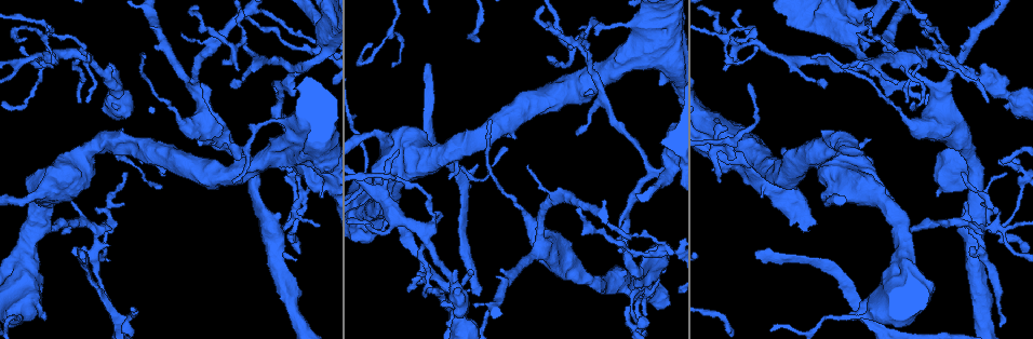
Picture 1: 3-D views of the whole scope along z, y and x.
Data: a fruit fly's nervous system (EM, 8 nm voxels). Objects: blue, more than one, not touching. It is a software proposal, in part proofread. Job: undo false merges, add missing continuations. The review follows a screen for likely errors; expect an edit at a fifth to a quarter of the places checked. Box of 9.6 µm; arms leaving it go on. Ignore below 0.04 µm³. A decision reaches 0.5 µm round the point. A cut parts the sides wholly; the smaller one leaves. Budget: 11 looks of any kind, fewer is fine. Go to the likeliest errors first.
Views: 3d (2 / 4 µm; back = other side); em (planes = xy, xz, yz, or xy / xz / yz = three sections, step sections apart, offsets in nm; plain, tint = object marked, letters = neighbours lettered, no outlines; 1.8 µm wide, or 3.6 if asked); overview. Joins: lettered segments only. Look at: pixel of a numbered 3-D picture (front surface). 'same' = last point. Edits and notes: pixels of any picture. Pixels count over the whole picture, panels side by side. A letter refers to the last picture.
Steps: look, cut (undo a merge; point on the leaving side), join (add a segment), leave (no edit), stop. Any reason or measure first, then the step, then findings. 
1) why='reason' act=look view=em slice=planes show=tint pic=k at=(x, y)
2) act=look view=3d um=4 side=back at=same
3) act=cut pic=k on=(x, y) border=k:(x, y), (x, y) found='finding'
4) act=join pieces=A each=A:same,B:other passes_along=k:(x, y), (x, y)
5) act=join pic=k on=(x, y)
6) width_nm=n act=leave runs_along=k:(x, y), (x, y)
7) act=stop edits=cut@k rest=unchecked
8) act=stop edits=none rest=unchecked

why='long arm stops here' act=look view=em slice=xy step=16 show=tint pic=1 at=(85, 257)

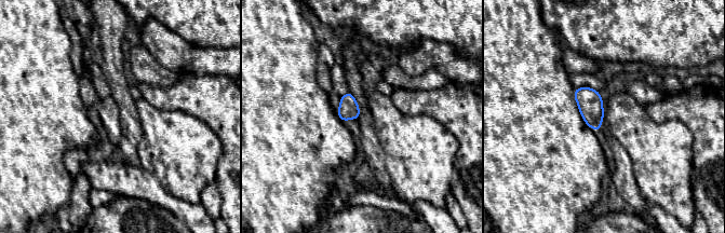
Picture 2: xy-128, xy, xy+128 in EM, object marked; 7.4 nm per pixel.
act=look view=em slice=planes show=letters at=same

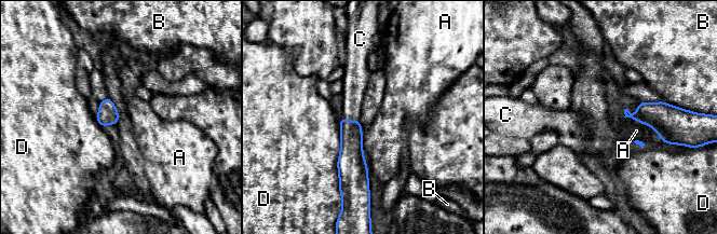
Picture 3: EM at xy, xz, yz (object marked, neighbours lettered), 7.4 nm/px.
act=join pieces=C each=A:other,B:other,C:same,D:other passes_along=3:(351, 154), (350, 121), (354, 88) found='it goes on there'

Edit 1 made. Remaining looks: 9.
why='a fork' act=look view=3d um=4 pic=1 at=(302, 197)

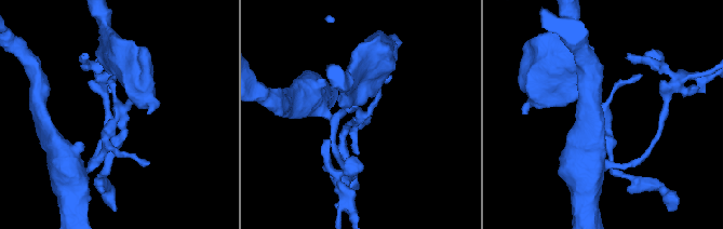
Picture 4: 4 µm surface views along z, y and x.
act=look view=em slice=xy step=8 show=tint pic=4 at=(361, 115)

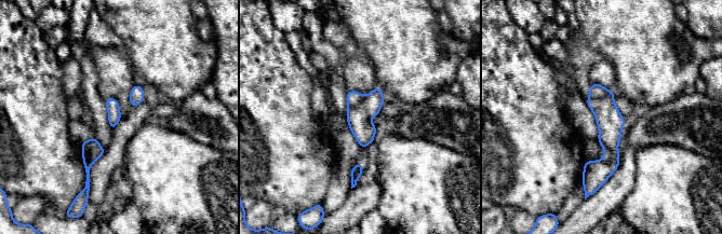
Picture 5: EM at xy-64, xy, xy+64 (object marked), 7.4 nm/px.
act=look view=em slice=xz step=16 show=letters at=same

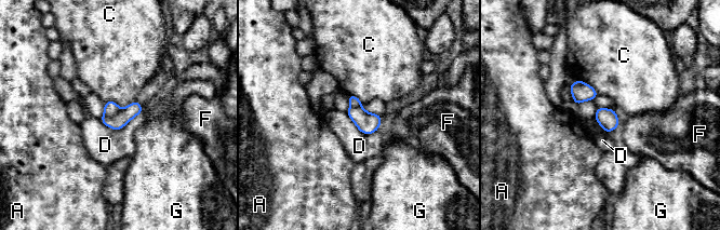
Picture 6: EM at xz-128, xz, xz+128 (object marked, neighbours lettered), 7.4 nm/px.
width_nm=140 act=cut pic=6 on=(118, 121) each=A:other,C:other,D:other,F:other,G:other border=6:(119, 108), (111, 116), (104, 114) found='a second cell is stuck on'

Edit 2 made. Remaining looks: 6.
why='redraw' act=look view=overview

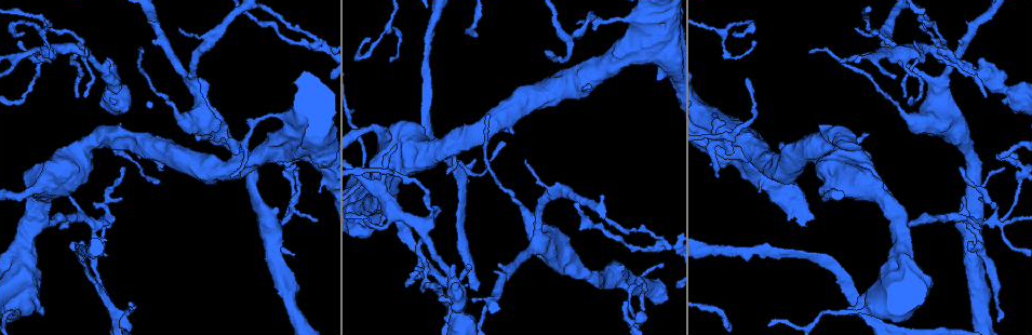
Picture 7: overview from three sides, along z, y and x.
why='thin neck' act=look view=em um=3.6 slice=planes show=letters pic=7 at=(1004, 90)

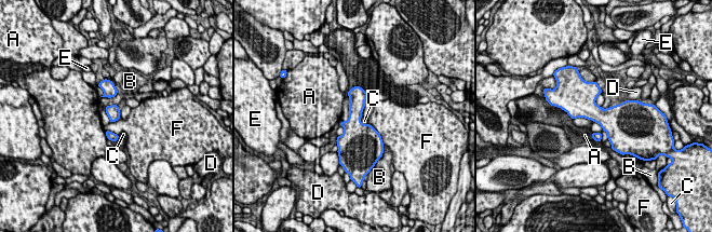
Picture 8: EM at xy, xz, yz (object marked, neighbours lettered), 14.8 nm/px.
act=leave each=A:other,B:other,C:other,D:other,E:other,F:other border=8:(361, 116), (361, 122), (365, 125) found='continuous, no second cell'

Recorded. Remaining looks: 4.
why='thick turns thin' act=look view=em slice=planes show=letters pic=7 at=(899, 261)

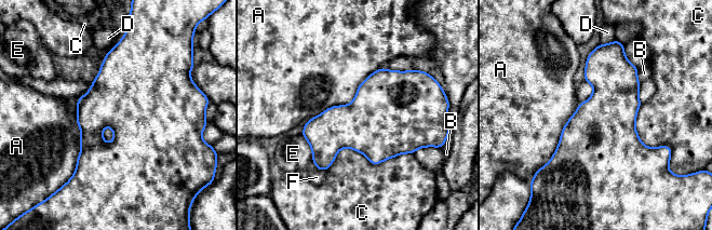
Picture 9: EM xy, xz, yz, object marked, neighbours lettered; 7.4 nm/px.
longest_contact=A:700nm act=leave each=A:other,B:other,C:other,D:other,E:other,F:other border=9:(383, 66), (350, 103), (308, 120) found='one cell here'

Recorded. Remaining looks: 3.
why='three-way junction' act=look view=em slice=xy step=8 show=letters pic=7 at=(924, 49)

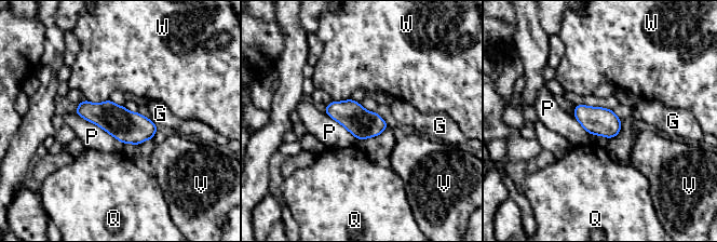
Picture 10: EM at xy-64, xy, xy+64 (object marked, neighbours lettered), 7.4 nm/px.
act=leave each=G:other,P:other,Q:other,V:other,W:other border=10:(73, 111), (123, 143) found='one cell here'

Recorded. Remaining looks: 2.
act=stop edits=join@3,cut@6 rest=unchecked

